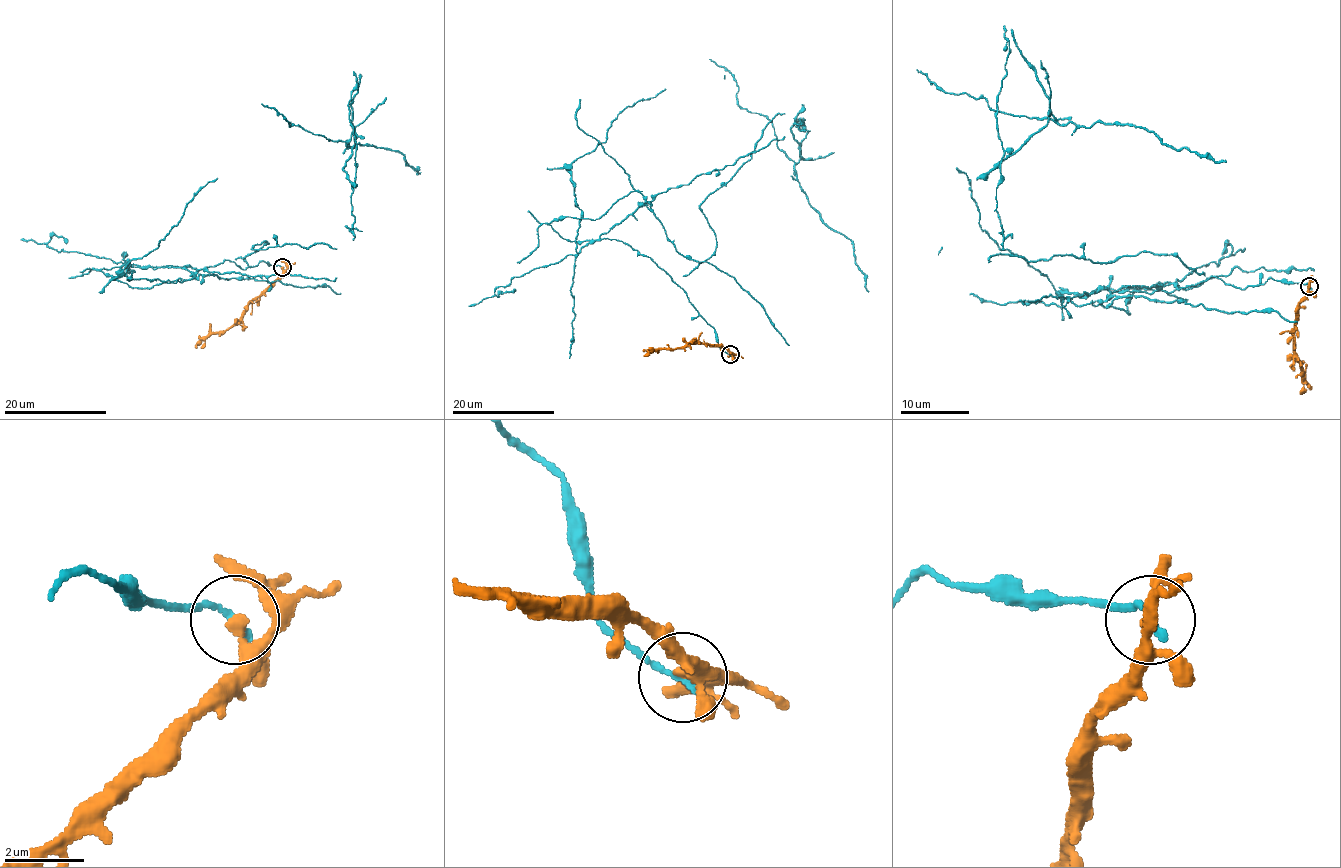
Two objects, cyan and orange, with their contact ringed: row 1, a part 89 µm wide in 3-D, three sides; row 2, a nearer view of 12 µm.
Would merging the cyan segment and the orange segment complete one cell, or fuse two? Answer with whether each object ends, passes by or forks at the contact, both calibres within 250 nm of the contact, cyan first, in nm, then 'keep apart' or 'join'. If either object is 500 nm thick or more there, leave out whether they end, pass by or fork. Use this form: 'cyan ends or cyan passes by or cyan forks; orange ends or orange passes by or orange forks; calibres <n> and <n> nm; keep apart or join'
cyan ends; orange forks; calibres 200 and 160 nm; keep apart

